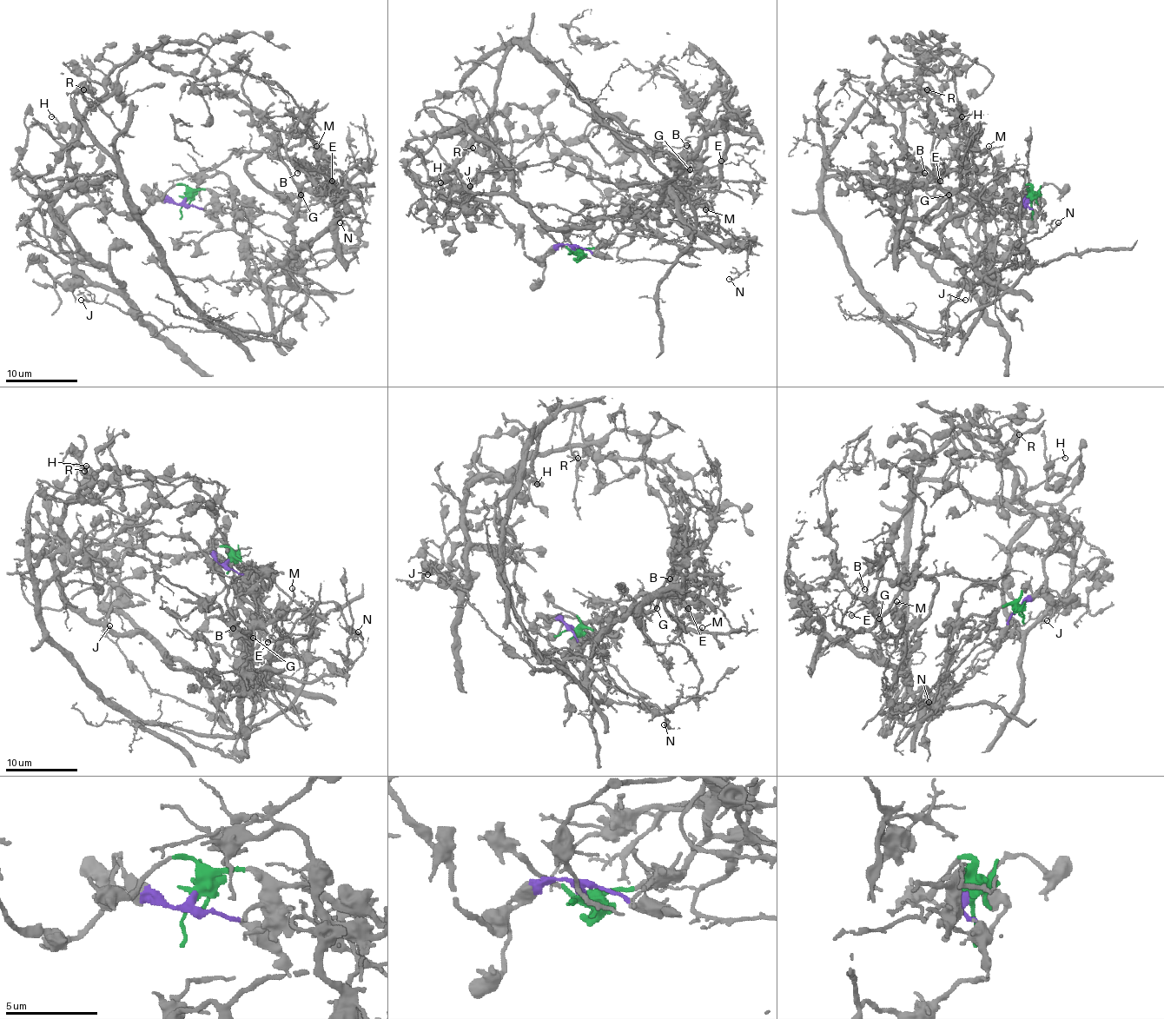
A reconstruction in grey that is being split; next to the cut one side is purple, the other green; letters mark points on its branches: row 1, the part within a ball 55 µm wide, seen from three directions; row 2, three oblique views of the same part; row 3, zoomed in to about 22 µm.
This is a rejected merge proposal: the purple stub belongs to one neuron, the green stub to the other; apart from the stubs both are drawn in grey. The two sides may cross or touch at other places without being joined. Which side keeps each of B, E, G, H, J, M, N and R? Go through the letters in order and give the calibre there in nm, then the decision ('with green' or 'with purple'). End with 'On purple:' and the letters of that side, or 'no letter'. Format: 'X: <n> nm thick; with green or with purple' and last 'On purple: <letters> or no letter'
B: 70 nm thick; with green
E: 150 nm thick; with green
G: 380 nm thick; with green
H: 70 nm thick; with purple
J: 130 nm thick; with green
M: 130 nm thick; with green
N: 130 nm thick; with green
R: 150 nm thick; with purple
On purple: H, R

